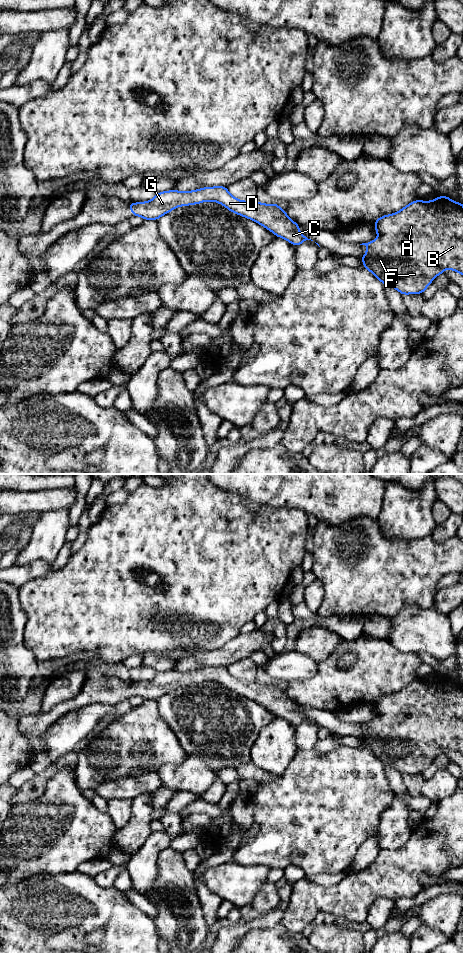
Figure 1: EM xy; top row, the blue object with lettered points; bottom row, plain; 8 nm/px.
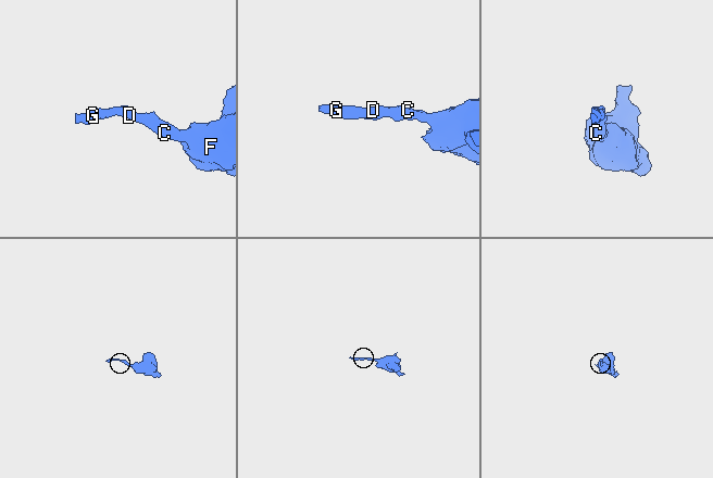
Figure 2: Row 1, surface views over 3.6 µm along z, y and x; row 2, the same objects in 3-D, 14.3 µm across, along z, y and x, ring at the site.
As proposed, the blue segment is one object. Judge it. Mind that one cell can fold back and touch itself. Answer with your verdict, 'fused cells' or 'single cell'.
single cell

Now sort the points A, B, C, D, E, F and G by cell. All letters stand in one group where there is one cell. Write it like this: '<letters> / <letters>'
A B C D E F G

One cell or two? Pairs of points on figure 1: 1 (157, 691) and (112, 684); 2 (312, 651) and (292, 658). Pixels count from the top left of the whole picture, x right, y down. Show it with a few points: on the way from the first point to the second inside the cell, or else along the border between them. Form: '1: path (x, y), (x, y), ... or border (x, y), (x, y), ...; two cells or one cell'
1: path (146, 690), (123, 689); one cell
2: border (299, 652), (317, 662); two cells

